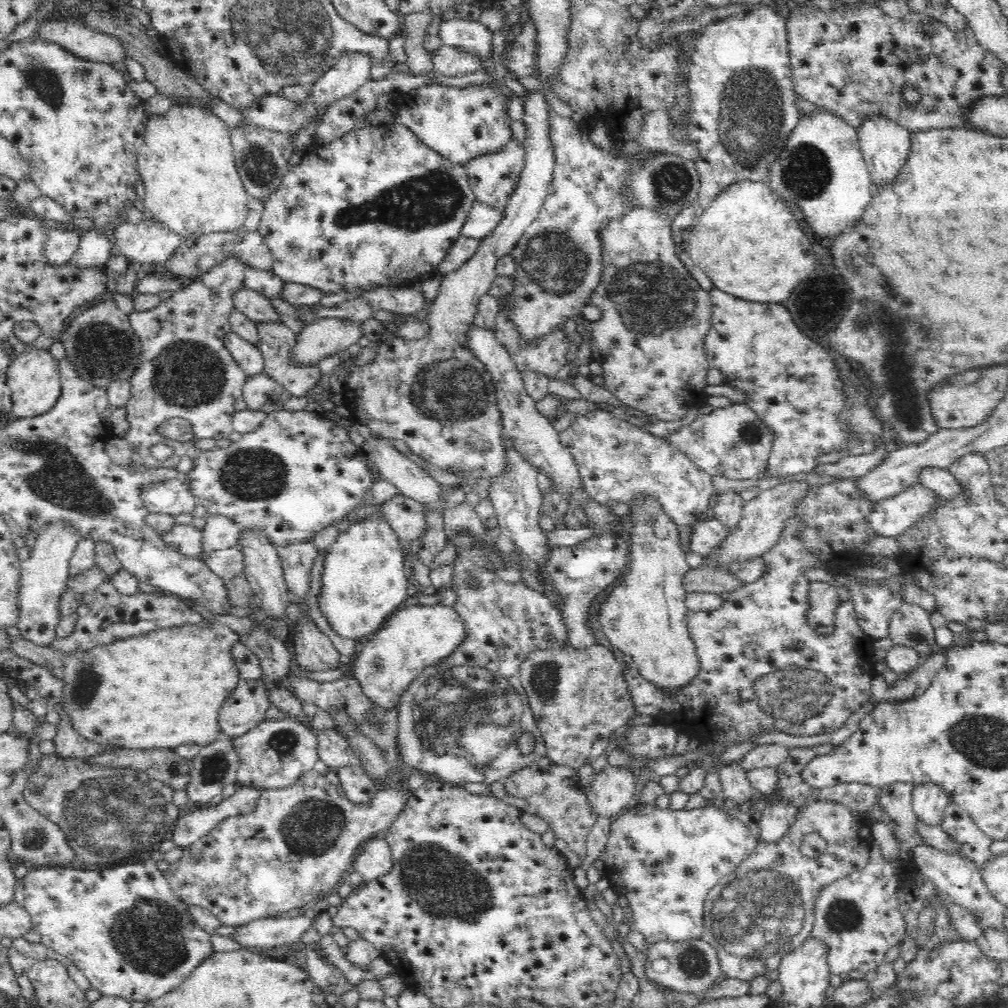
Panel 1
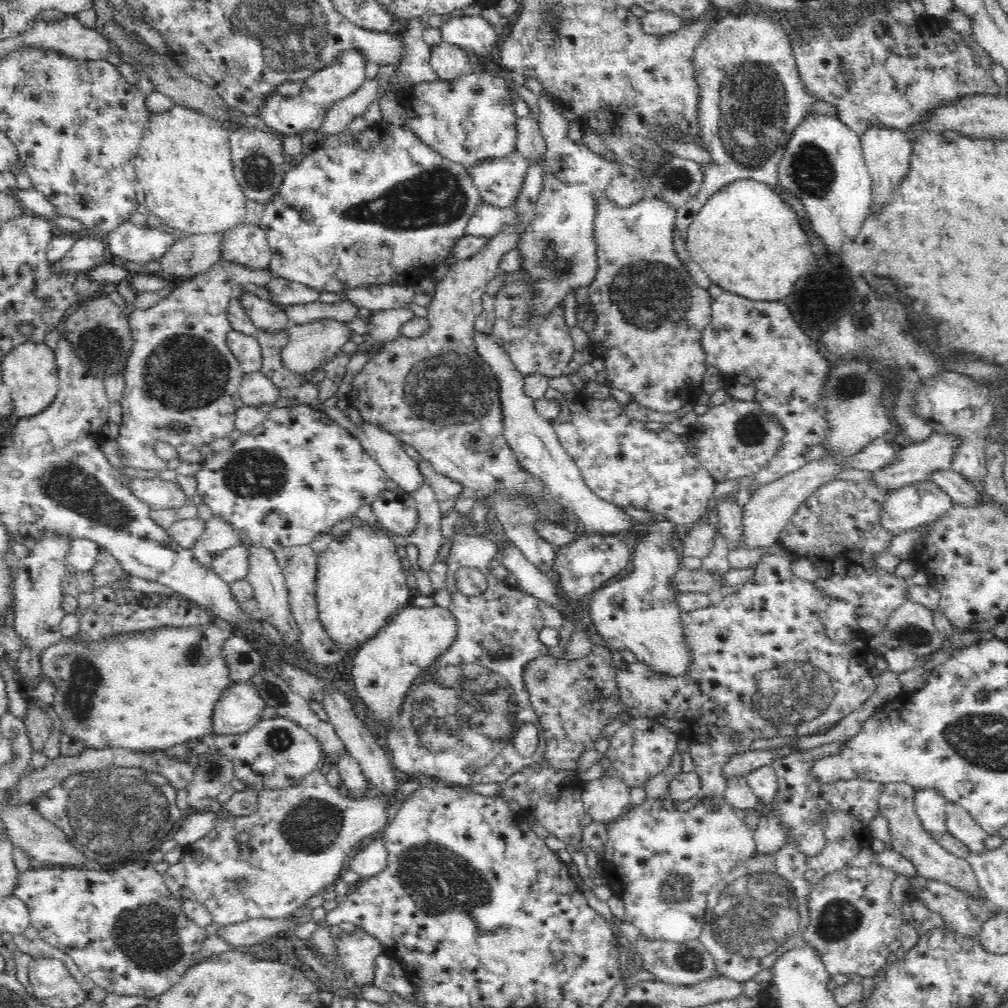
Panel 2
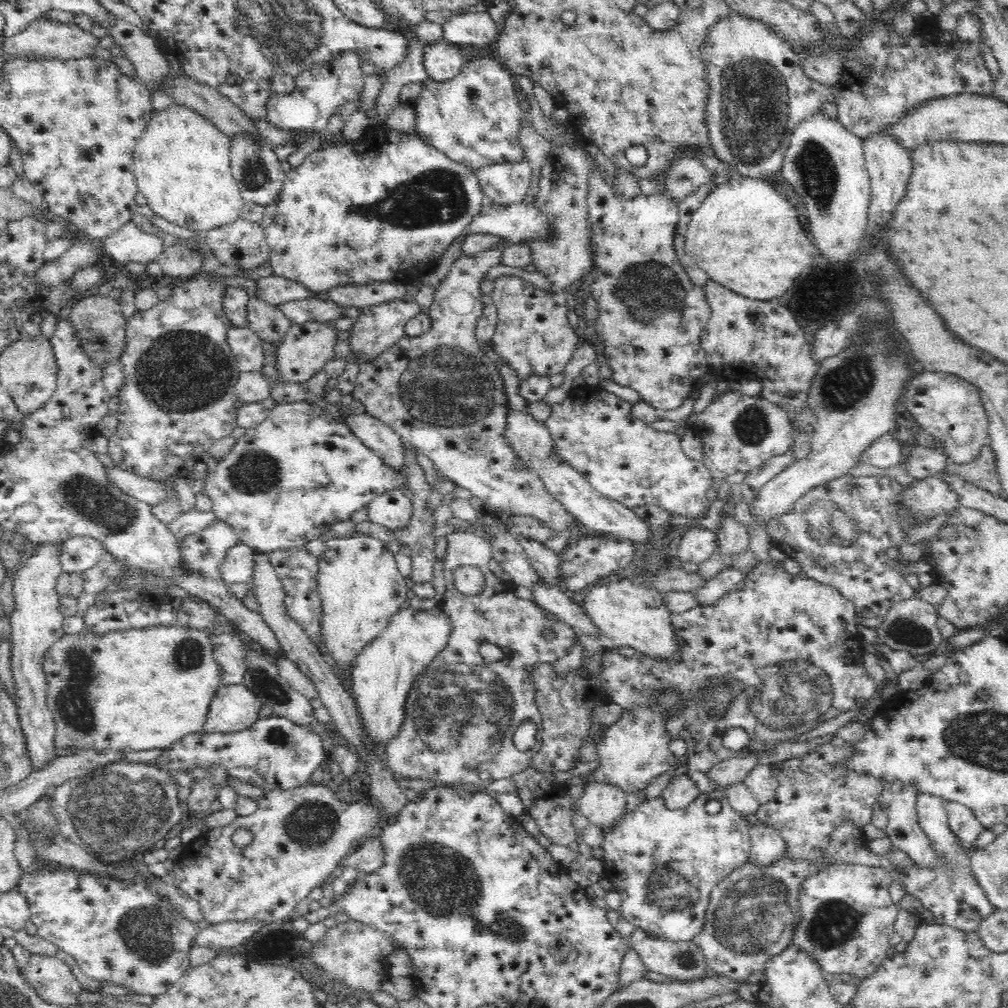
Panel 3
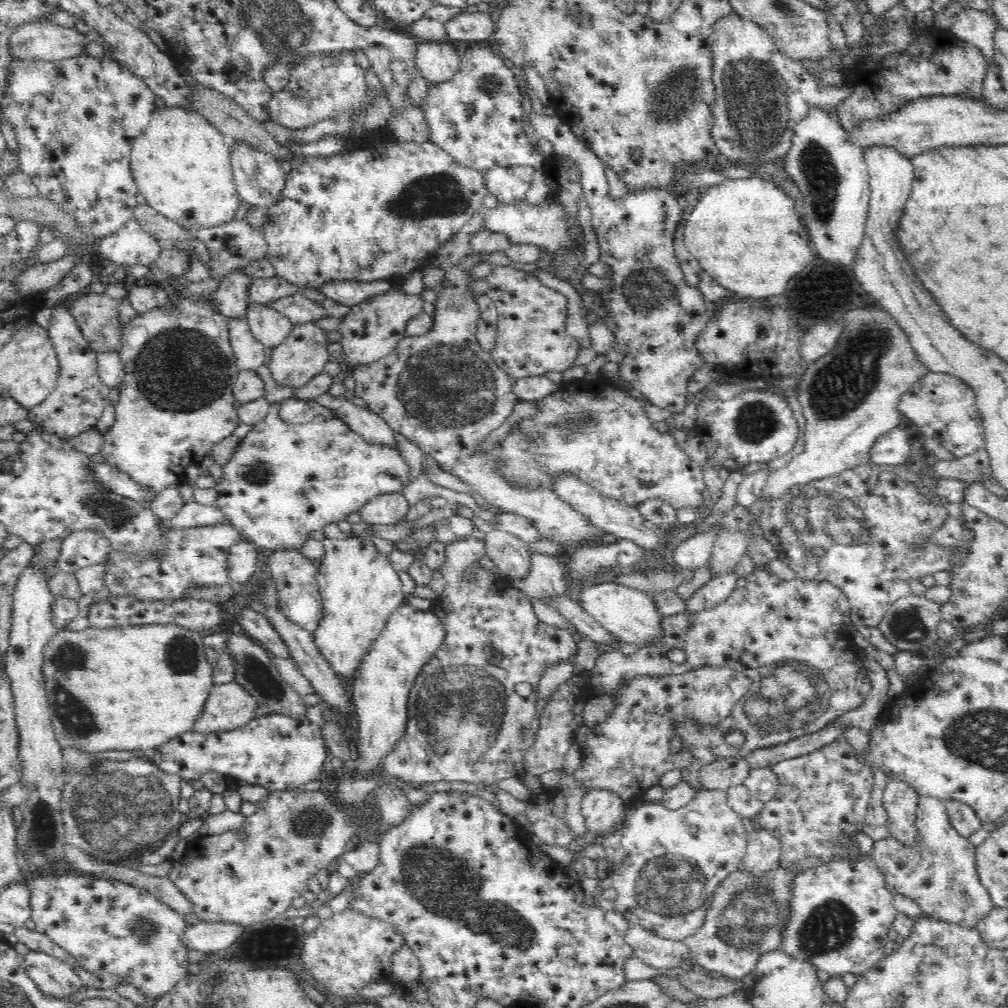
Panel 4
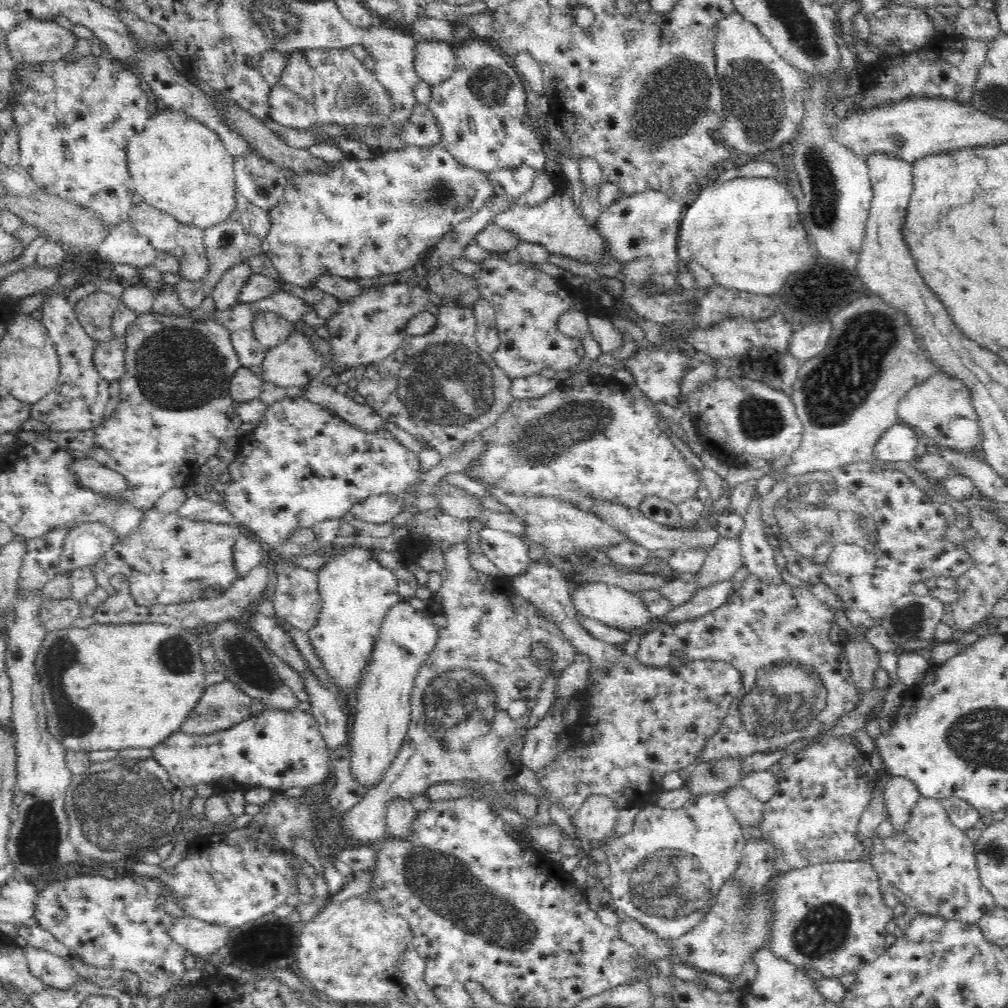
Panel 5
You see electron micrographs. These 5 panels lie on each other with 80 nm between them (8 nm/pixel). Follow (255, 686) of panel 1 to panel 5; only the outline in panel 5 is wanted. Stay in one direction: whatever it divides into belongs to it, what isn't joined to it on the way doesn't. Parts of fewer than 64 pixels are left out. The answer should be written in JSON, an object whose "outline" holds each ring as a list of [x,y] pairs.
{"outline":[[[230,682],[206,685],[202,696],[195,702],[190,714],[183,720],[179,732],[191,735],[206,735],[226,730],[250,718],[252,698]]]}

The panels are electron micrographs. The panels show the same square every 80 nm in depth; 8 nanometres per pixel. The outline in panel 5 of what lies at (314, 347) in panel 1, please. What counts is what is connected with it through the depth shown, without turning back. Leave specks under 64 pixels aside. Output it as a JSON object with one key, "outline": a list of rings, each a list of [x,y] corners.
{"outline":[[[295,330],[284,342],[267,349],[260,363],[260,378],[263,384],[302,387],[314,380],[327,362],[328,359],[313,348],[306,333]]]}

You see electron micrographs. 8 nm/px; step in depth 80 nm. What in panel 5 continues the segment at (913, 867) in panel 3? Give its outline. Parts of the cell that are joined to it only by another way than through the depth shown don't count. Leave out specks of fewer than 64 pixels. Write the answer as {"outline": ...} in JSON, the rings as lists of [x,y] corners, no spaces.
{"outline":[[[921,796],[907,821],[891,838],[874,839],[871,851],[870,862],[877,873],[880,890],[892,902],[916,908],[922,915],[971,923],[978,922],[997,906],[992,893],[980,880],[973,842],[950,822],[938,799]]]}

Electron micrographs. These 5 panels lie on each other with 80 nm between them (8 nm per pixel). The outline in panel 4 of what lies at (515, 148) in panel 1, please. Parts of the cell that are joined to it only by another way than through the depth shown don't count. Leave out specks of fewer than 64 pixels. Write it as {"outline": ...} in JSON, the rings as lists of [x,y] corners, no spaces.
{"outline":[[[498,166],[484,171],[488,192],[493,194],[499,204],[510,204],[525,198],[535,169],[532,166]]]}

